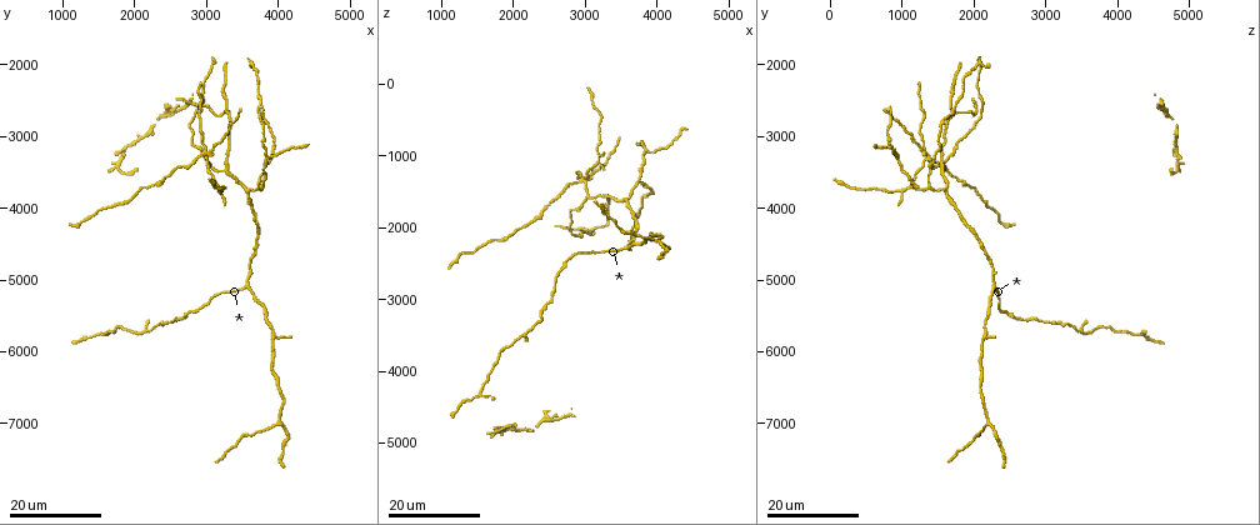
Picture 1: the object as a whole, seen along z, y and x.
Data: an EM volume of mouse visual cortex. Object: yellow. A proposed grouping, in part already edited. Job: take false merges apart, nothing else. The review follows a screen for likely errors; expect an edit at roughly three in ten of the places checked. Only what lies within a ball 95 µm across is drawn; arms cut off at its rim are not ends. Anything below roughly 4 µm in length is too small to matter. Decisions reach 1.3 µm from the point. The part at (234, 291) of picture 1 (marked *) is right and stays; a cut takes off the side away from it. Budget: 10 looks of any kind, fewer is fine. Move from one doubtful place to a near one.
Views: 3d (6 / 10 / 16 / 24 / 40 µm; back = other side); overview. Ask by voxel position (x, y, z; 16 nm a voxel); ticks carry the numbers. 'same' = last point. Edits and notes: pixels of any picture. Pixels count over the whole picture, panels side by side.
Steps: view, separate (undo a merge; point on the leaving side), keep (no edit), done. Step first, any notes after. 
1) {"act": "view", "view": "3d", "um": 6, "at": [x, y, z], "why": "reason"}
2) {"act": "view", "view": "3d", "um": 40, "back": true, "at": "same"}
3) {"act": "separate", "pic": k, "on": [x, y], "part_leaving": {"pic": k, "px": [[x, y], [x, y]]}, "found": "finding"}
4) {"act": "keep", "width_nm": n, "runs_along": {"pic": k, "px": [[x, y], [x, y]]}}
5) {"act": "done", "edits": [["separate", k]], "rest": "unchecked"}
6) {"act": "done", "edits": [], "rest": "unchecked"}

{"act": "view", "view": "3d", "um": 16, "at": [3600, 5100, 2300], "why": "two arms in line, one across"}

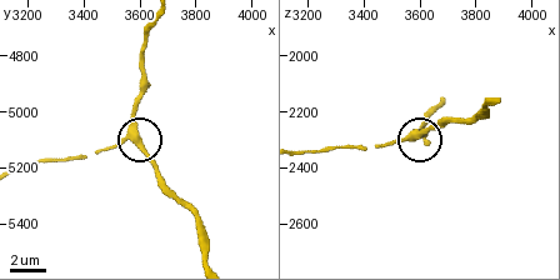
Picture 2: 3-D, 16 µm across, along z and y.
{"act": "view", "view": "3d", "um": 10, "at": [3590, 5080, 2270]}

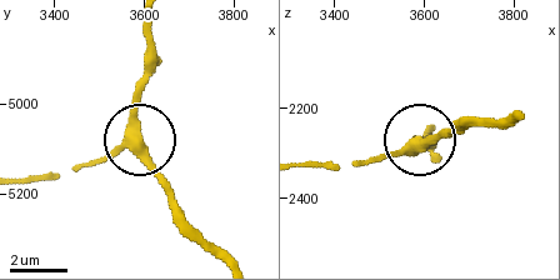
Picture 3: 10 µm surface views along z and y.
{"act": "keep", "arms": 3, "found": "one cell here"}

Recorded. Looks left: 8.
{"act": "view", "view": "3d", "um": 16, "at": [3800, 3300, 900], "why": "a fork"}

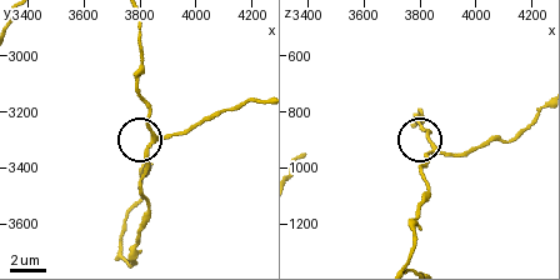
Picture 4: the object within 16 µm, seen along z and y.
{"act": "view", "view": "3d", "um": 10, "at": [3850, 3300, 930], "why": "closer look"}

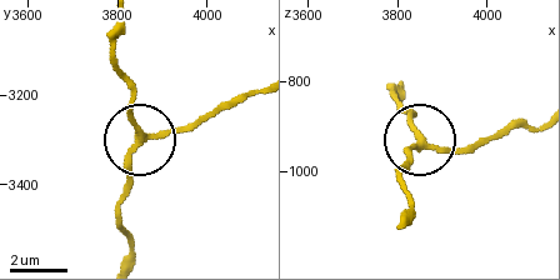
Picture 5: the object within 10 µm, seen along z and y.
{"act": "keep", "arms": 3, "runs_along": {"pic": 5, "px": [[126, 258], [133, 244], [119, 200], [135, 143], [203, 121]]}, "found": "one cell here"}

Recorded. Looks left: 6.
{"act": "view", "view": "3d", "um": 24, "at": [3700, 3700, 1400], "why": "three-way junction"}

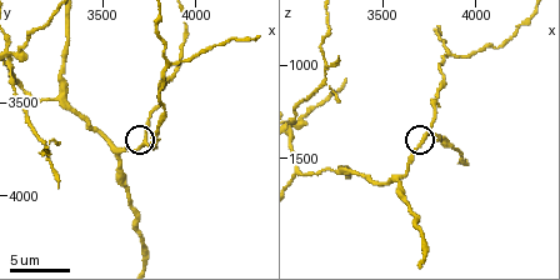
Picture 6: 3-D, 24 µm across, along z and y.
{"act": "view", "view": "3d", "um": 10, "at": [3740, 3720, 1380]}

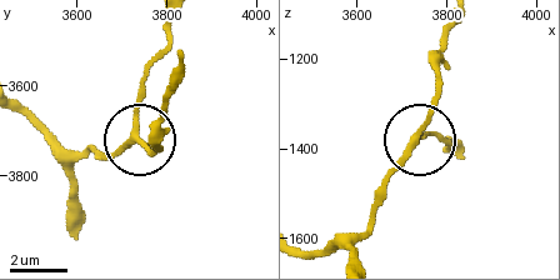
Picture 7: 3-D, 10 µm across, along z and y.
{"act": "keep", "arms": 3, "runs_along": {"pic": 7, "px": [[80, 206], [75, 170], [89, 149], [159, 149]]}, "found": "all the same cell"}

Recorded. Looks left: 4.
{"act": "view", "view": "3d", "um": 16, "at": [3580, 3740, 1600], "why": "three-way junction"}

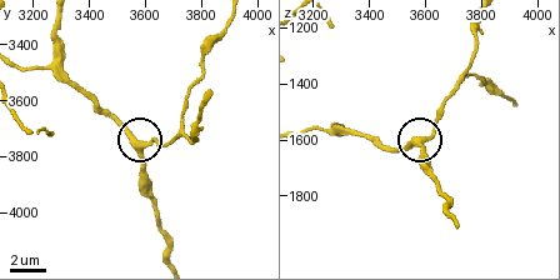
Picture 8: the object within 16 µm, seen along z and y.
{"act": "keep", "width_nm": 310, "runs_along": {"pic": 8, "px": [[456, 224], [448, 214], [423, 143], [449, 99]]}, "found": "all the same cell"}

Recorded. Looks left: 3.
{"act": "view", "view": "3d", "um": 16, "at": [3000, 3300, 1350], "why": "two arms in line, one across"}

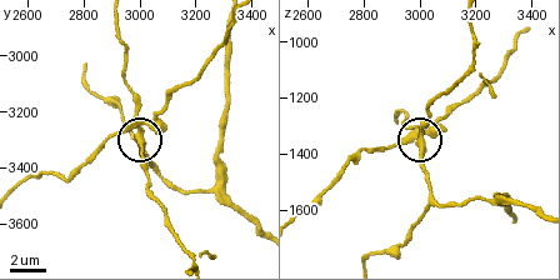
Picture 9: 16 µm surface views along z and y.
{"act": "view", "view": "3d", "um": 6, "at": [3010, 3290, 1370]}

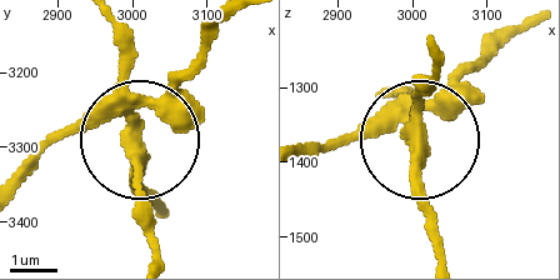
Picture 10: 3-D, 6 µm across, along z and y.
{"act": "separate", "pic": 10, "on": [186, 126], "width_nm": 350, "part_leaving": {"pic": 10, "px": [[119, 105], [28, 165]]}, "found": "two cells meet here"}

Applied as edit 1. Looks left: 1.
{"act": "done", "edits": [["separate", 10]], "rest": "unchecked"}

